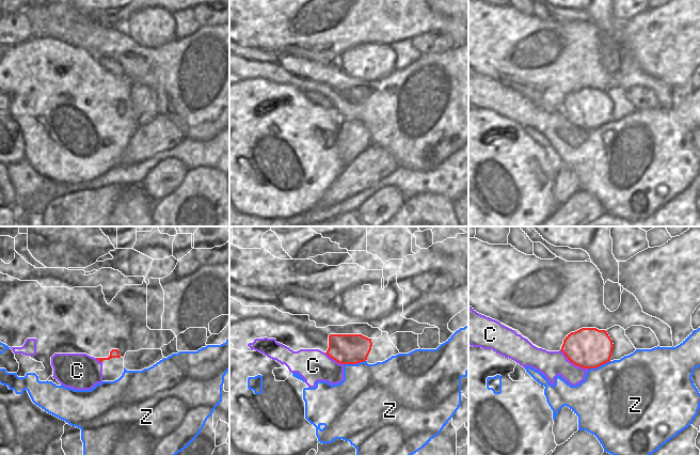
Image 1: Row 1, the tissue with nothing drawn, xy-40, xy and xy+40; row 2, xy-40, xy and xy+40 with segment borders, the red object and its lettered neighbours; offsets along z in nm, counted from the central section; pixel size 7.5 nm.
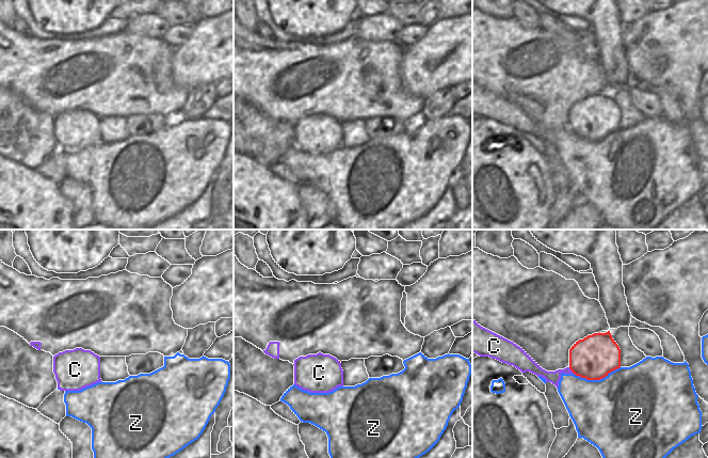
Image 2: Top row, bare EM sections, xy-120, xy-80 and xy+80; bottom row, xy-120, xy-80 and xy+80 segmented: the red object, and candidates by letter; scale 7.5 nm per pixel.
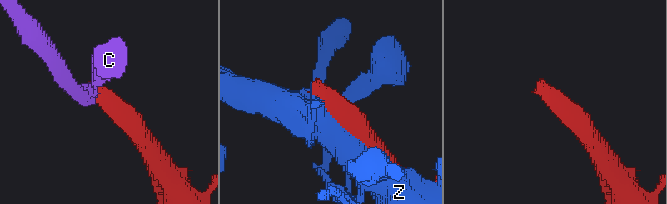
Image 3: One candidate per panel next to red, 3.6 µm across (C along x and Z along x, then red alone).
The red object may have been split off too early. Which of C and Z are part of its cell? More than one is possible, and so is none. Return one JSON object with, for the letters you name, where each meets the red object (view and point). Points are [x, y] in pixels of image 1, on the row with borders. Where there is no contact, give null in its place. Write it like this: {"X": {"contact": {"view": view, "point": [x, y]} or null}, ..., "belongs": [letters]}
{"C": {"contact": {"view": "xy+40", "point": [574, 363]}}, "belongs": ["C"]}

